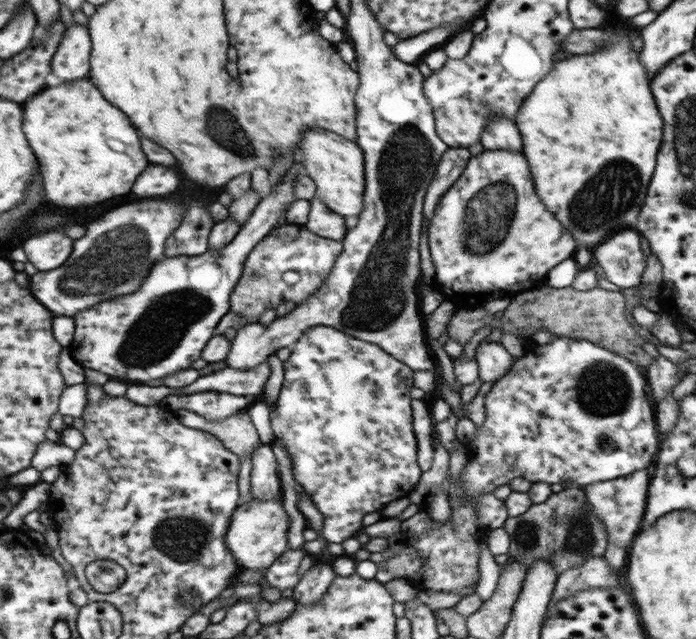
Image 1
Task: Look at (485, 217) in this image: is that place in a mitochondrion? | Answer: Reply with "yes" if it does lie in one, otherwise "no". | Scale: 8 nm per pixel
yes

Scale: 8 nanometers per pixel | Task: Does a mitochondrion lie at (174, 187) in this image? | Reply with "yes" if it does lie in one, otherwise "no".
no

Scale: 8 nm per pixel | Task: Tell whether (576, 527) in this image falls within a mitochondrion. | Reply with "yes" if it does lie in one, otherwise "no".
yes

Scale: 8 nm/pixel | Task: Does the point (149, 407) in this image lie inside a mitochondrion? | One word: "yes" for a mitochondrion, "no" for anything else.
no

